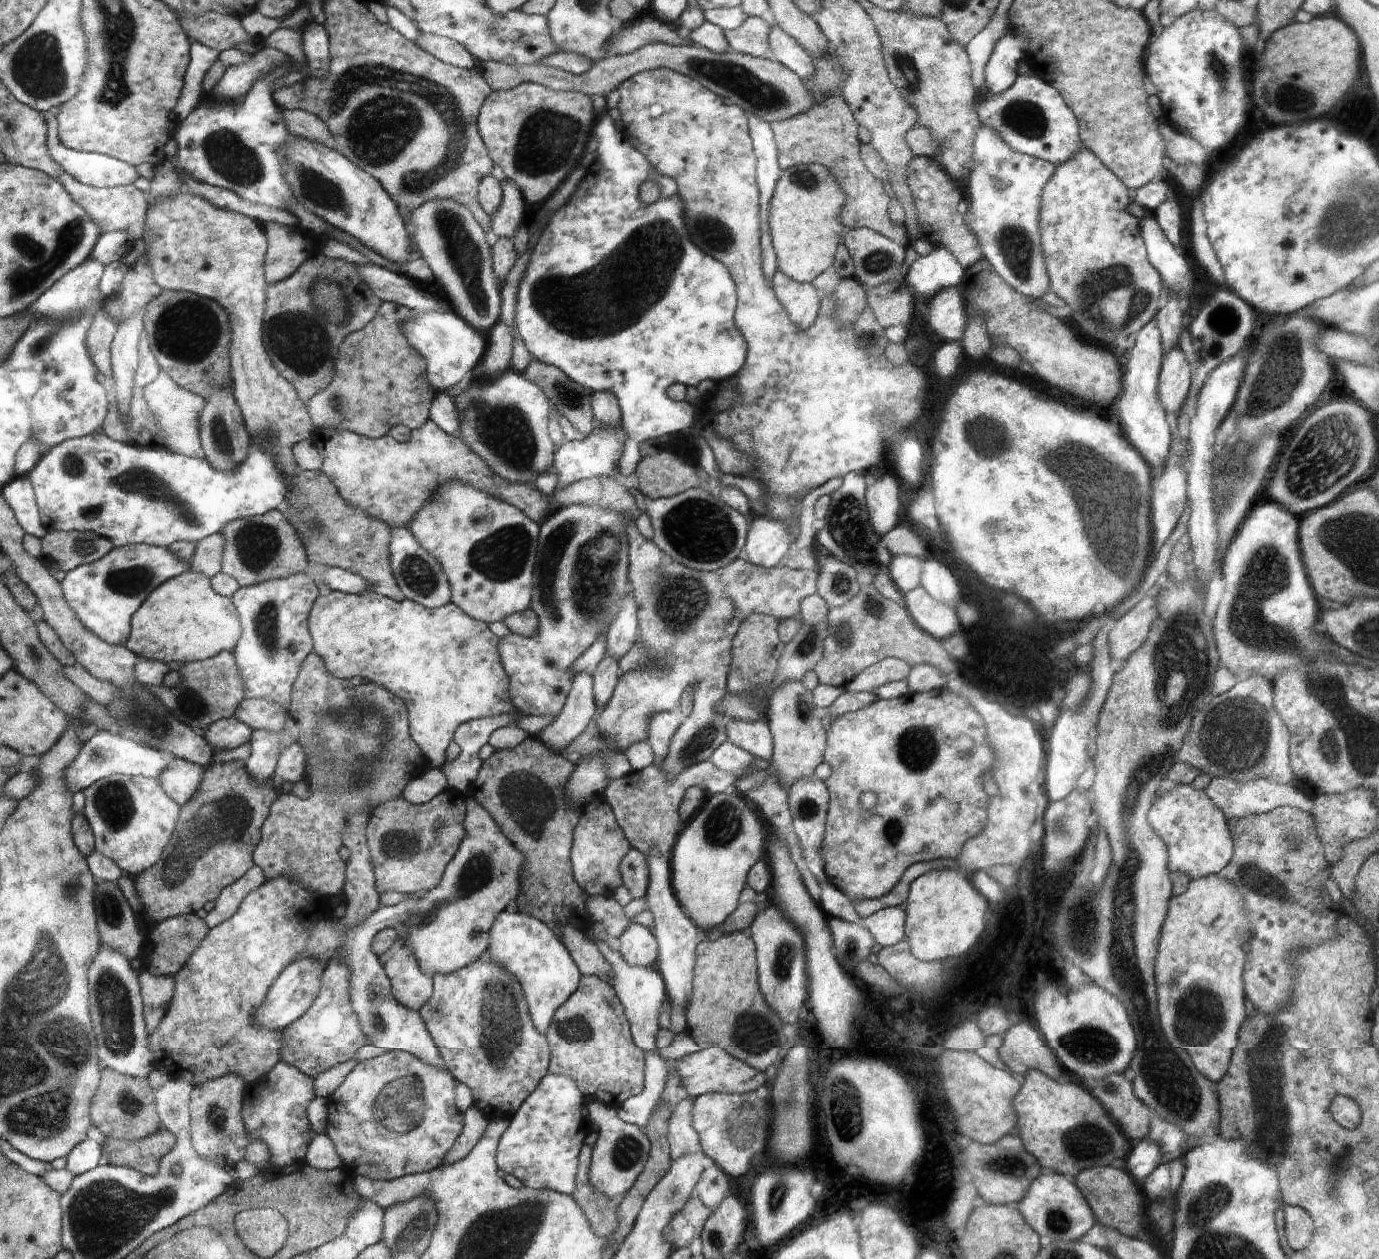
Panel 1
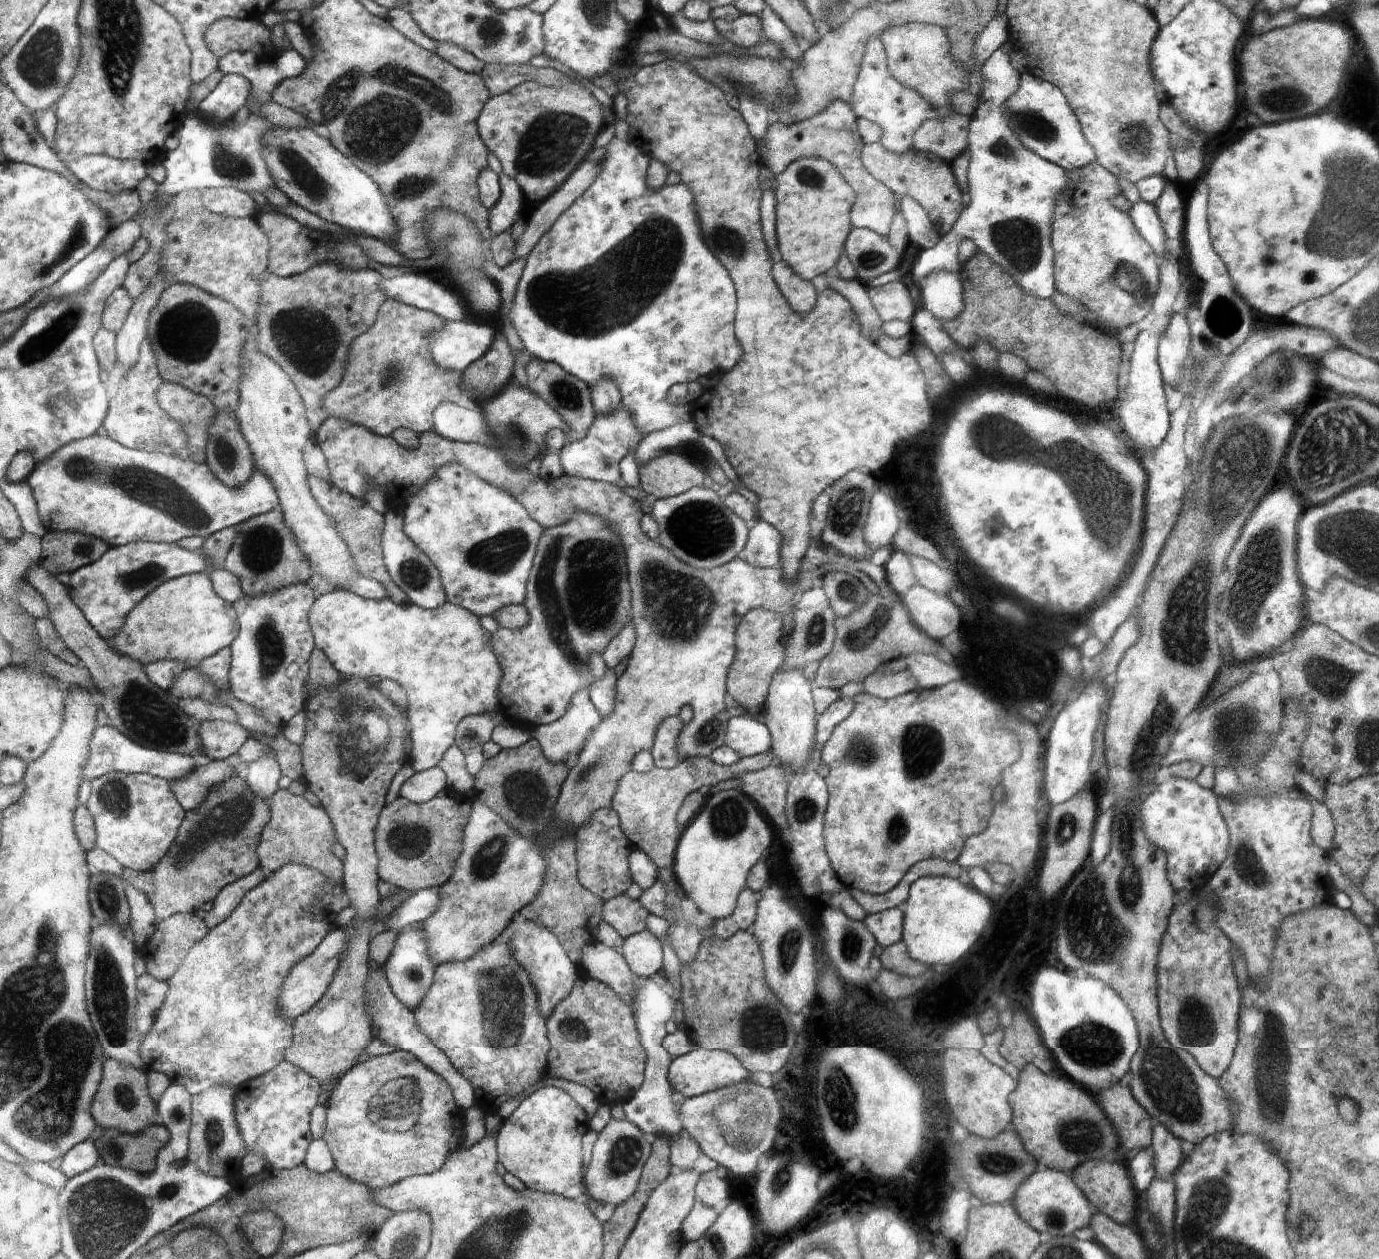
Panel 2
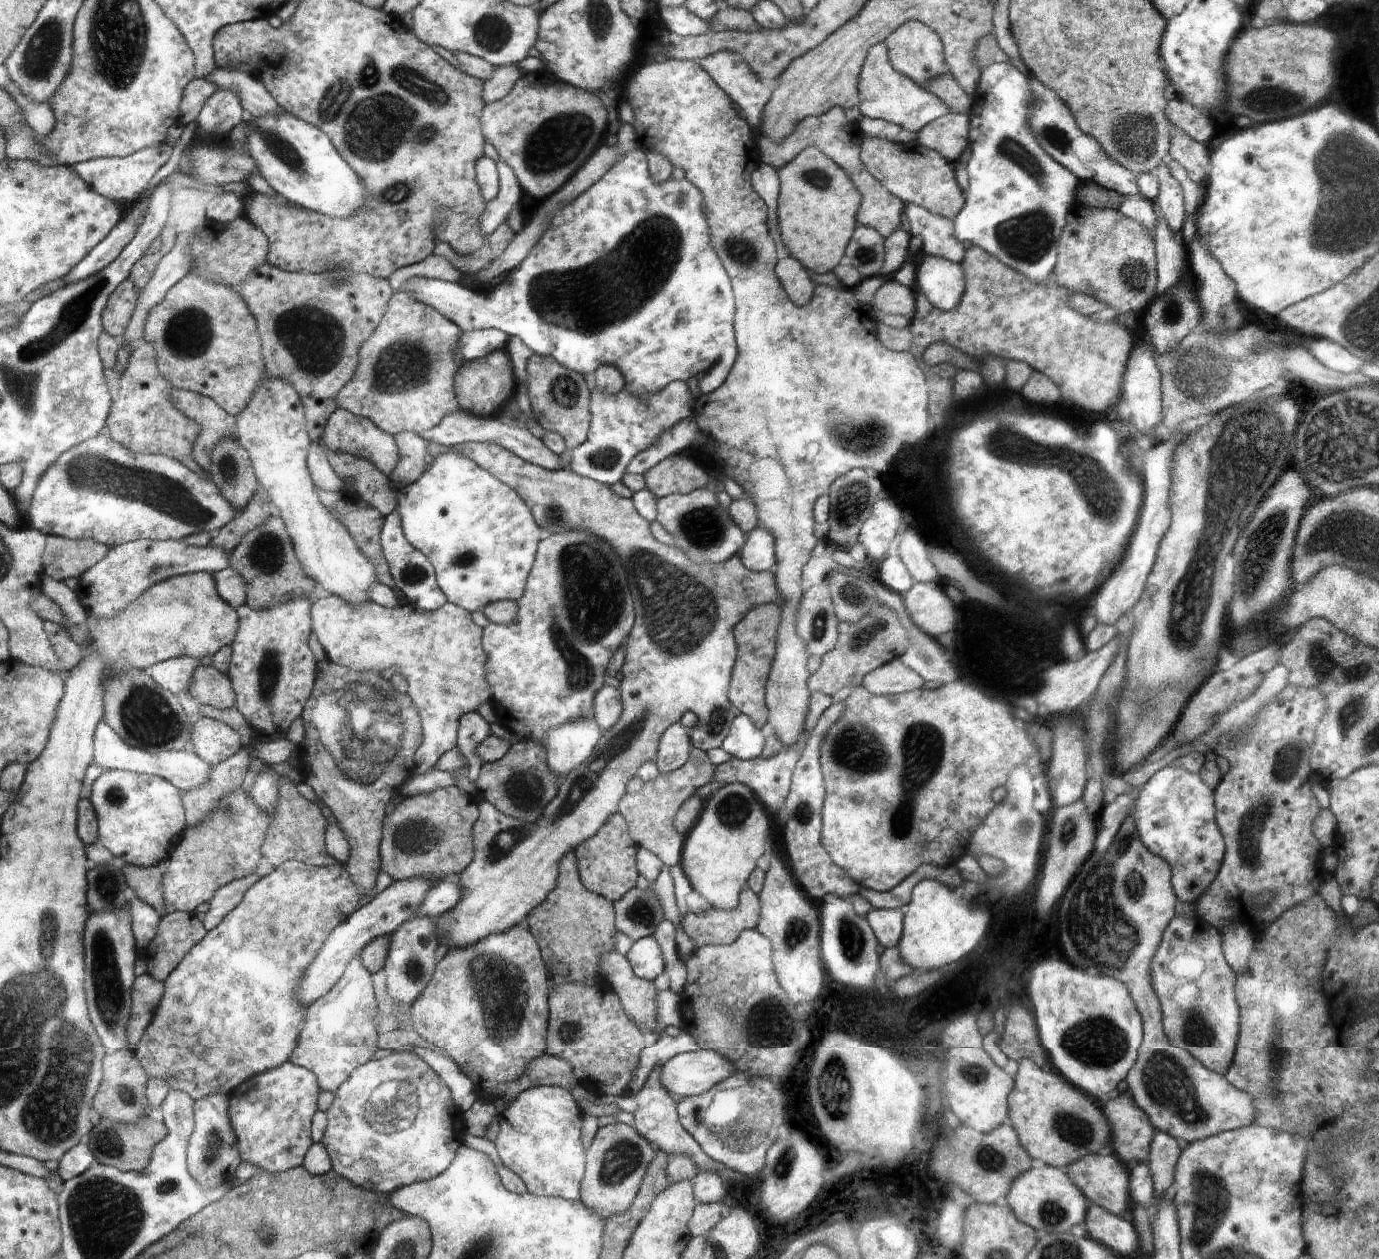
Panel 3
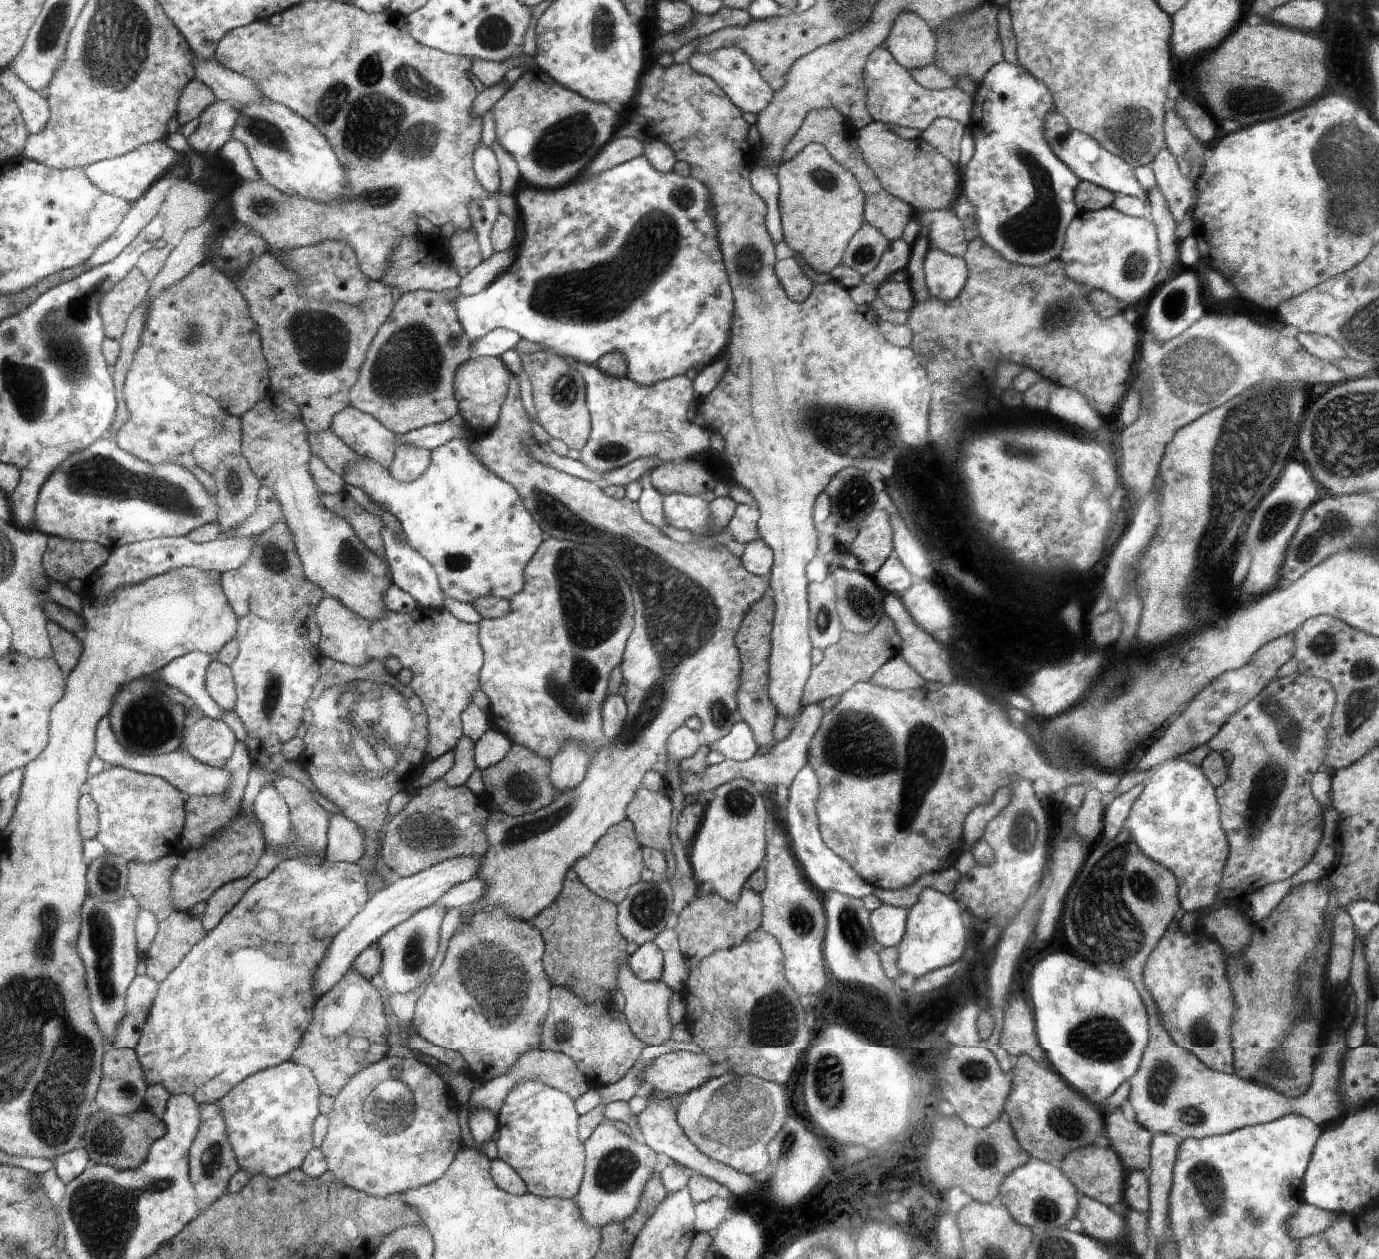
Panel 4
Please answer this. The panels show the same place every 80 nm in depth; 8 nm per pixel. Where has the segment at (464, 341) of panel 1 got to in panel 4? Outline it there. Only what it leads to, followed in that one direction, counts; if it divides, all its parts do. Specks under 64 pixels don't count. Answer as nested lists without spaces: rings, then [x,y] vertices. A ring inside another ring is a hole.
[[[498,327],[490,331],[482,339],[478,339],[476,342],[472,341],[471,354],[475,358],[485,356],[500,358],[506,350],[514,349],[514,346],[521,339],[517,332]]]

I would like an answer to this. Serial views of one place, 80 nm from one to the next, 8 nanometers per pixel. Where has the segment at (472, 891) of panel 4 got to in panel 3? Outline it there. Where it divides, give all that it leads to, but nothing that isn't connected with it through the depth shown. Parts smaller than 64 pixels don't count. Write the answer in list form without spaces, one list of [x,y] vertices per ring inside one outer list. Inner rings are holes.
[[[446,878],[427,894],[417,915],[440,917],[451,911],[463,896],[463,886],[458,880]]]

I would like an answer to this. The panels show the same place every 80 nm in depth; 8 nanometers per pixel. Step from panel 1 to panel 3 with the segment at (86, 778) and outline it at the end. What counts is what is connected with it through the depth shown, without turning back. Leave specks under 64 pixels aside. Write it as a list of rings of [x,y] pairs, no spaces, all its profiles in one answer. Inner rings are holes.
[[[105,720],[97,728],[98,736],[94,736],[94,748],[96,749],[95,763],[104,771],[112,769],[122,769],[135,773],[144,773],[147,775],[156,775],[157,777],[166,778],[174,784],[178,784],[178,788],[182,791],[199,789],[203,787],[211,779],[213,766],[202,760],[192,748],[182,749],[179,751],[164,751],[161,753],[151,753],[142,749],[134,748],[118,736]]]

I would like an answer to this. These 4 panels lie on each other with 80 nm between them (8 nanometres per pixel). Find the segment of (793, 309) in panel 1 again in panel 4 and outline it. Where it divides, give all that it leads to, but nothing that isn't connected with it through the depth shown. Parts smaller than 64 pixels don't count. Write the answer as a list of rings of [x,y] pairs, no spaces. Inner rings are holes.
[[[796,257],[777,260],[776,273],[788,295],[798,303],[809,298],[815,285],[806,276],[803,263]]]

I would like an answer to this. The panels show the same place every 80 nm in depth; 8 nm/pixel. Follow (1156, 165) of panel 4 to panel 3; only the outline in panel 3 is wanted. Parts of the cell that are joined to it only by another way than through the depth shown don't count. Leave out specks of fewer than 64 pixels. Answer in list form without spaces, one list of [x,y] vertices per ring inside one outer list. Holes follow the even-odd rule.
[[[1168,158],[1162,159],[1153,171],[1159,180],[1159,193],[1154,203],[1158,203],[1160,215],[1171,226],[1176,239],[1180,239],[1180,230],[1188,219],[1184,211],[1182,186],[1176,178],[1172,177],[1168,169],[1168,161]]]

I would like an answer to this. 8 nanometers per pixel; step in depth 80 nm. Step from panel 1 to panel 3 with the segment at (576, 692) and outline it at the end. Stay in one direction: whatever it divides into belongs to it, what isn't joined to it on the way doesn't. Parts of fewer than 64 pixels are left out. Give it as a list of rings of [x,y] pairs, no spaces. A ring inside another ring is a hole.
[[[588,714],[565,725],[552,727],[545,734],[542,744],[548,752],[549,767],[560,777],[559,781],[590,756],[600,735],[598,723]]]

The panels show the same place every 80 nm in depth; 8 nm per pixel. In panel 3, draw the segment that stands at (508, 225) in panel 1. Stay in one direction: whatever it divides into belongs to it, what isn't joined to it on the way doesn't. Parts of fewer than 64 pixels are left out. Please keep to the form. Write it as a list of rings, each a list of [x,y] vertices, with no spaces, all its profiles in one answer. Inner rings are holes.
[[[502,158],[498,159],[496,164],[499,174],[499,191],[492,200],[488,201],[480,220],[484,236],[487,237],[505,222],[508,212],[520,202],[522,194],[521,184],[514,174],[514,169]]]

